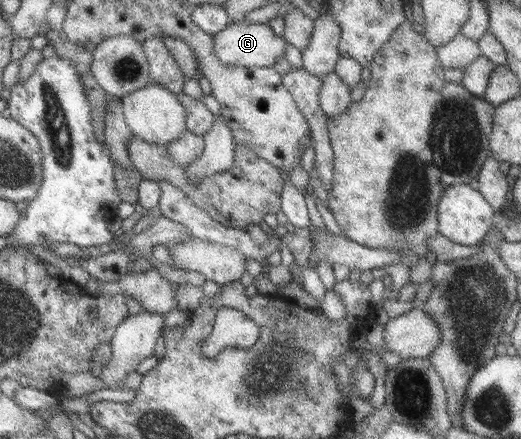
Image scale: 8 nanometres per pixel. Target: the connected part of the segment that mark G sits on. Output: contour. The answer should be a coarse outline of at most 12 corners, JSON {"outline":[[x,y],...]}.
{"outline":[[236,21],[215,35],[230,67],[267,68],[286,39],[270,25]]}

